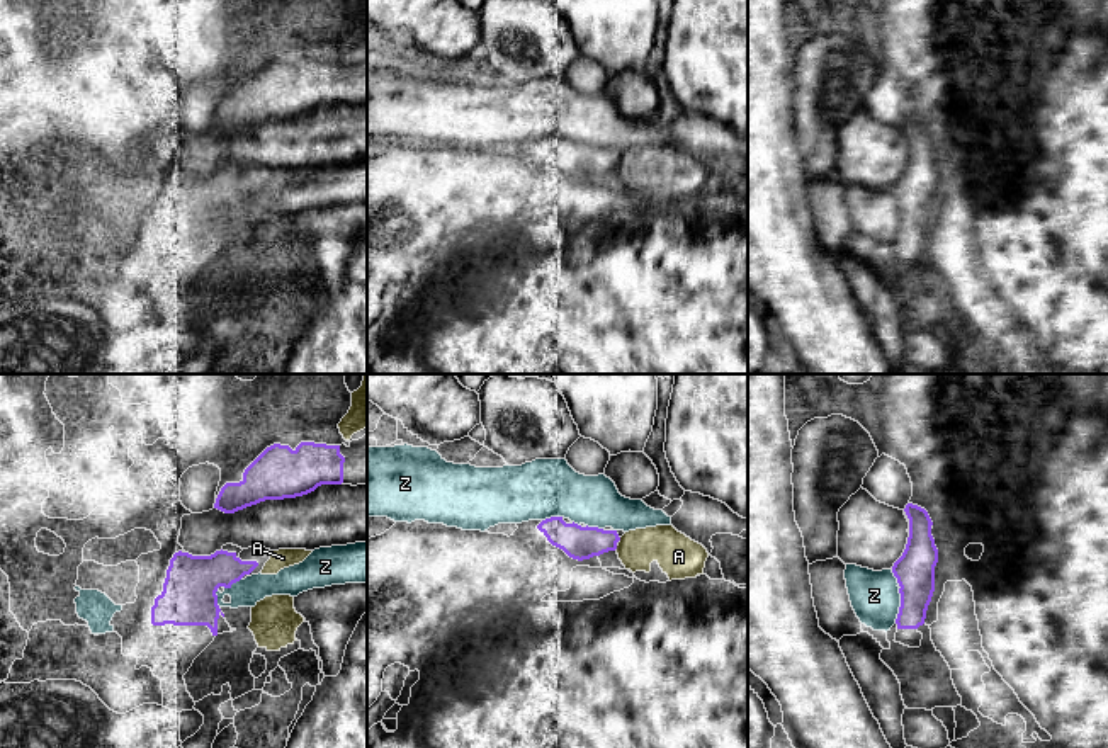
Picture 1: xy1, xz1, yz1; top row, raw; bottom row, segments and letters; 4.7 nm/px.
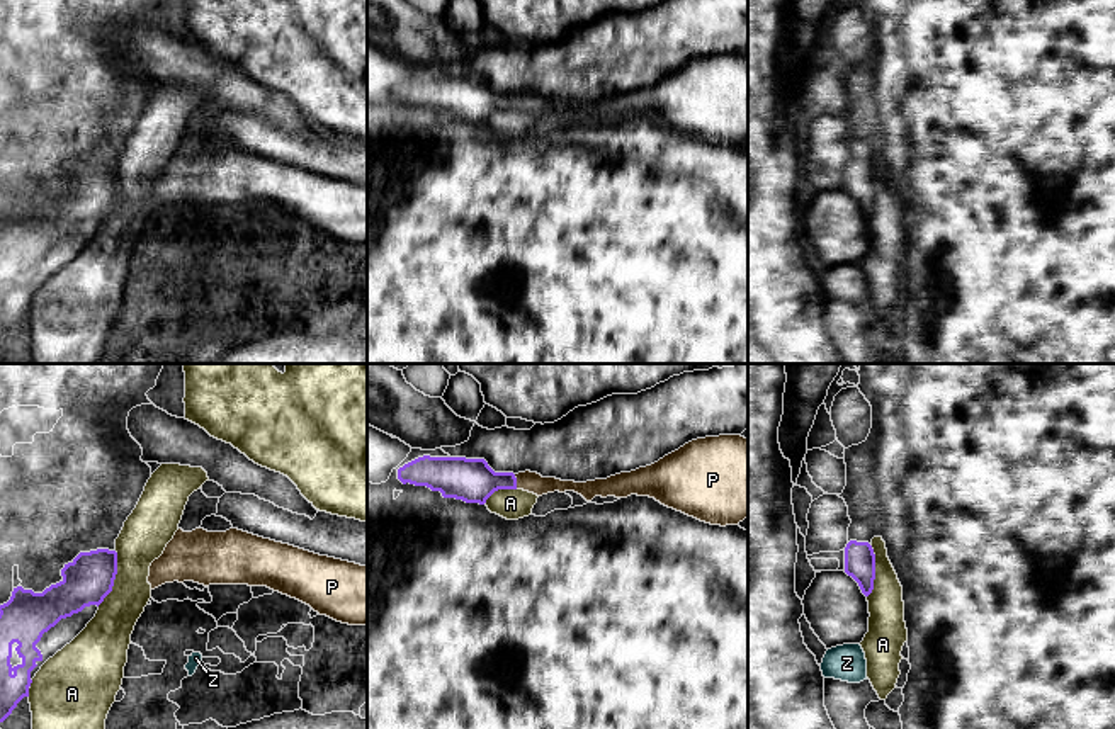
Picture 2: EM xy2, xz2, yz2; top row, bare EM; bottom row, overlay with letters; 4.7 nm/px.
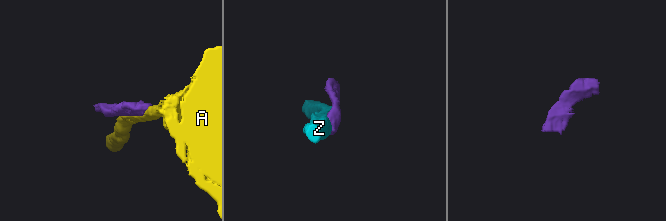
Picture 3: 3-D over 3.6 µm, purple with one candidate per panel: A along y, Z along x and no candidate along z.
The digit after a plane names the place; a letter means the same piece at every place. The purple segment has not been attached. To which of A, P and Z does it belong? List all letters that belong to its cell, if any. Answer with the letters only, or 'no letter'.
P

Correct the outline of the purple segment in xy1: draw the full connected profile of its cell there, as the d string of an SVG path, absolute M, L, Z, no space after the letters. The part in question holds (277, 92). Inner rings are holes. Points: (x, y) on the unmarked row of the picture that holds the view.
M367 53L347 66L301 61L294 70L289 65L267 66L243 92L240 102L226 102L214 122L224 133L235 133L265 119L296 117L314 110L321 104L365 104L367 102Z

